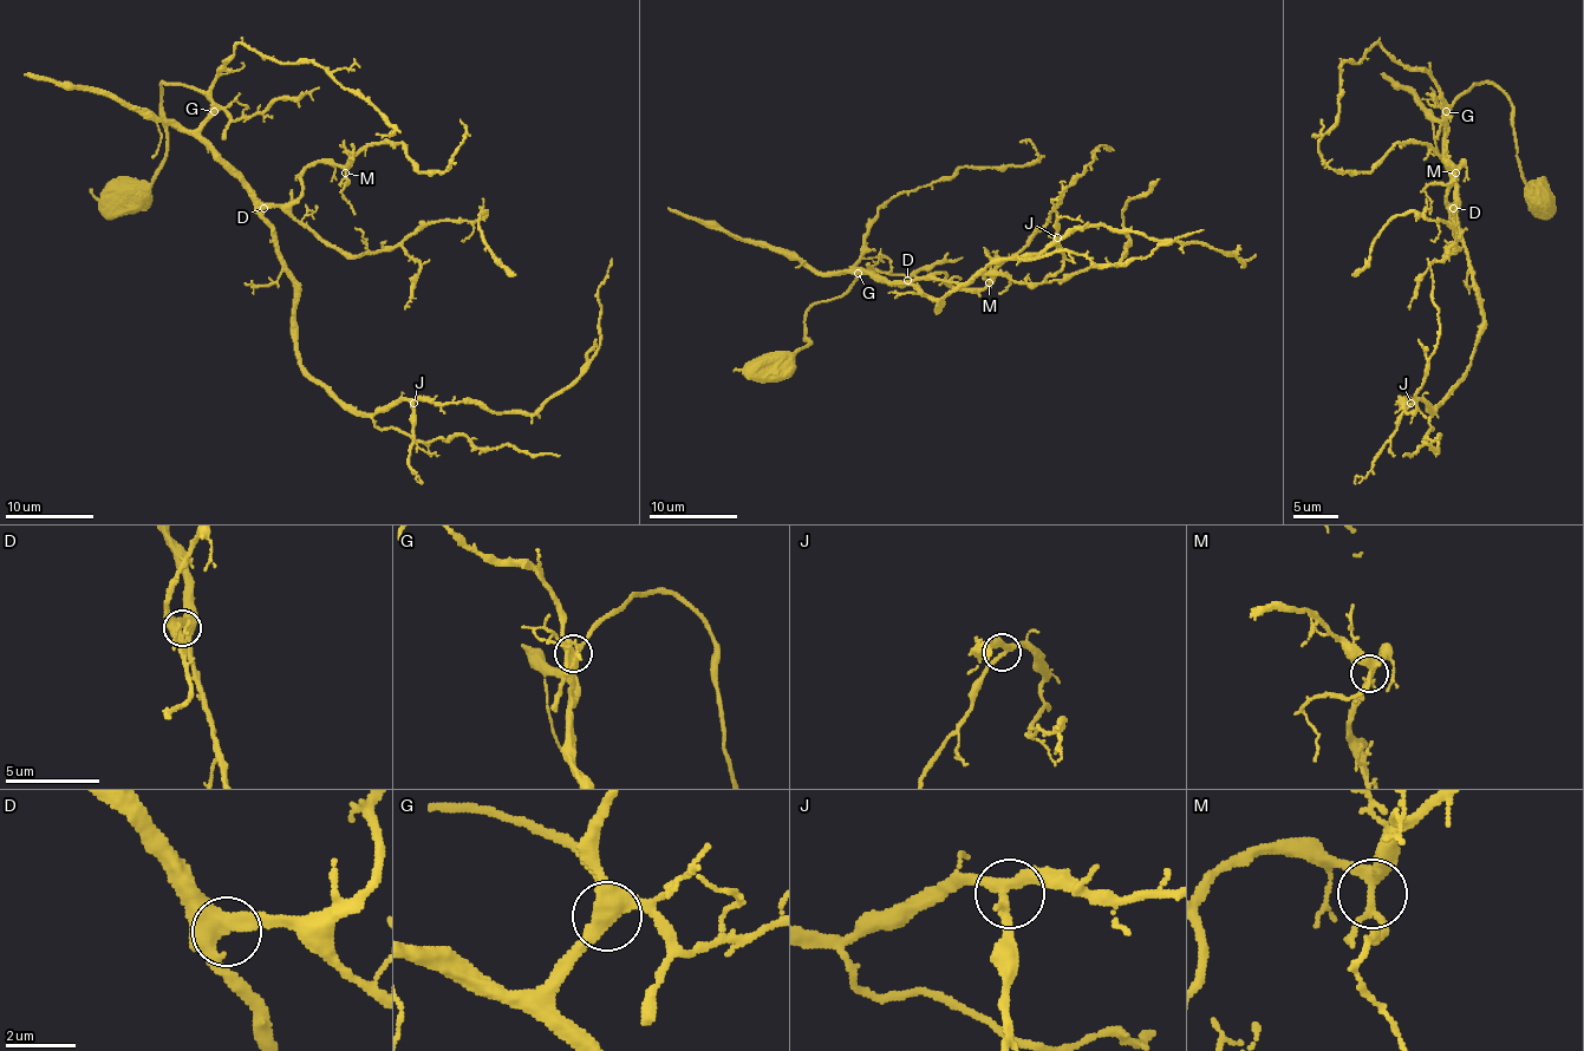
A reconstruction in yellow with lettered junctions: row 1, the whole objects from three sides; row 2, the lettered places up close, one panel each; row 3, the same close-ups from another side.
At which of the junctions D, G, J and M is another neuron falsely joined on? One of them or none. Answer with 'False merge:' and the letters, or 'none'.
False merge: none

